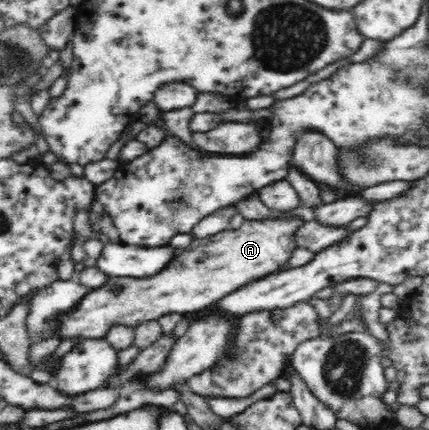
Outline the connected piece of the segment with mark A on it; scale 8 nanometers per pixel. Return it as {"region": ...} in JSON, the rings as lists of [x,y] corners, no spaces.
{"region":[[[296,216],[245,219],[238,229],[227,228],[212,236],[194,238],[187,249],[174,256],[165,268],[153,276],[109,277],[101,288],[85,293],[73,309],[55,314],[43,338],[104,339],[105,334],[115,326],[135,328],[149,320],[158,320],[165,314],[195,314],[248,282],[279,271],[297,248],[294,234],[303,223]]]}

